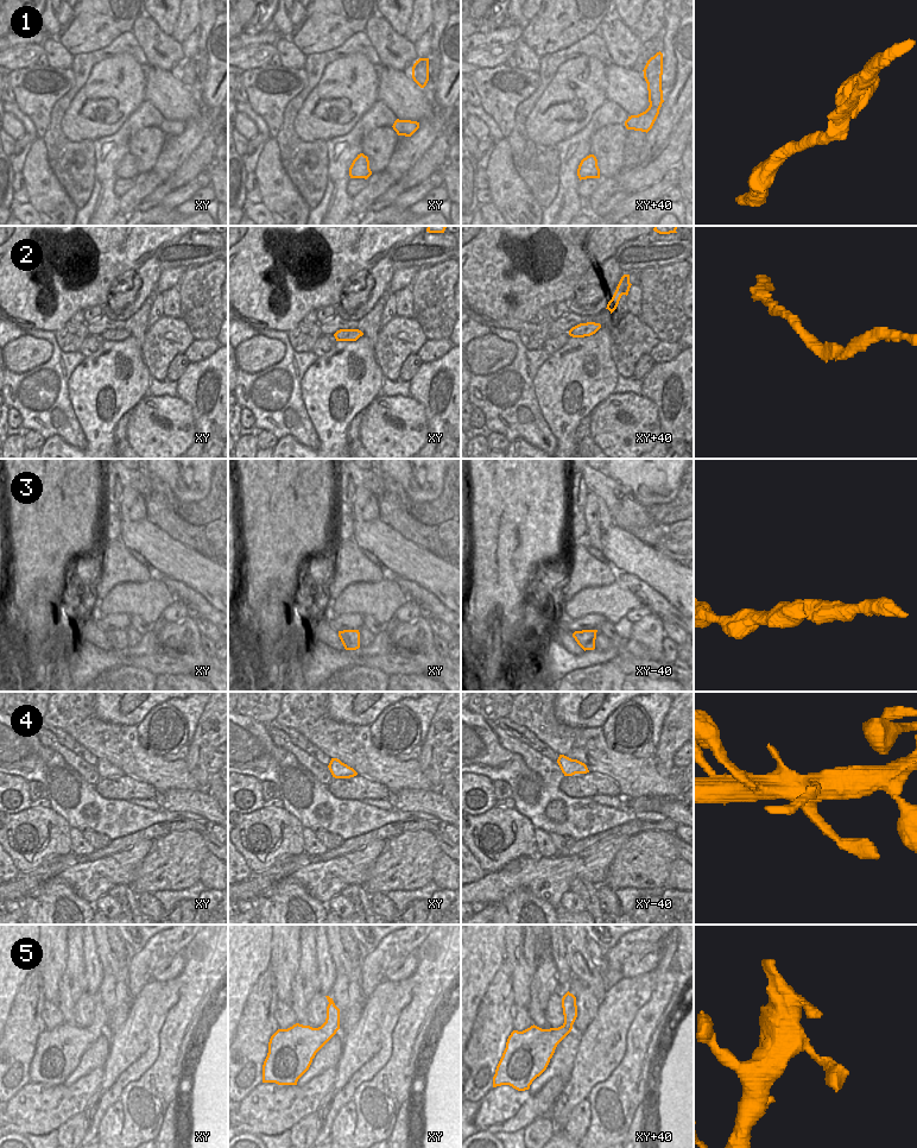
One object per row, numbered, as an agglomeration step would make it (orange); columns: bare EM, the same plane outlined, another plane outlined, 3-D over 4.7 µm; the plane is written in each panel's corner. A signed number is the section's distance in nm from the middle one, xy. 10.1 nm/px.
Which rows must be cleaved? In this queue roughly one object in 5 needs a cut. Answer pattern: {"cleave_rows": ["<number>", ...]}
{"cleave_rows": []}

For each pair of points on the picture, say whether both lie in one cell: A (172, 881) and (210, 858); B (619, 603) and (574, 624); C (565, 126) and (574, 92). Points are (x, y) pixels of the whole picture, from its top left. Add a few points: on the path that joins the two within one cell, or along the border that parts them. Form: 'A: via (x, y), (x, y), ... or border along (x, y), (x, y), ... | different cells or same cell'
A: border along (209, 852), (201, 864), (198, 881) | different cells
B: border along (567, 614), (571, 618), (601, 614), (606, 619) | different cells
C: via (574, 119), (573, 101) | same cell

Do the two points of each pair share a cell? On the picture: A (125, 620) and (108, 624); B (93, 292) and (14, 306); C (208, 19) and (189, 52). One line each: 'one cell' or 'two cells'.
A: one cell
B: one cell
C: two cells

